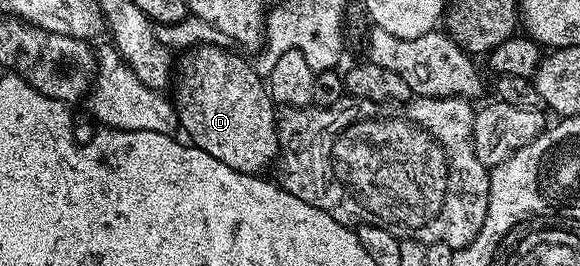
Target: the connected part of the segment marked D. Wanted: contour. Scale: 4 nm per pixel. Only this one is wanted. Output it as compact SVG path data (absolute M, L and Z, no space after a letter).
M199 45L193 47L189 52L183 53L180 58L180 74L182 70L182 83L178 87L173 87L174 94L172 93L172 101L175 110L178 111L178 124L181 133L184 135L193 145L198 146L204 152L208 152L208 156L216 156L216 160L220 160L220 164L228 164L228 168L236 168L236 172L244 172L245 174L261 175L265 166L273 167L275 165L278 156L278 124L279 119L274 118L274 111L276 111L276 105L273 99L270 97L270 92L267 83L264 81L263 75L259 74L253 65L248 61L245 62L238 54L233 54L230 50L225 50L225 45Z

